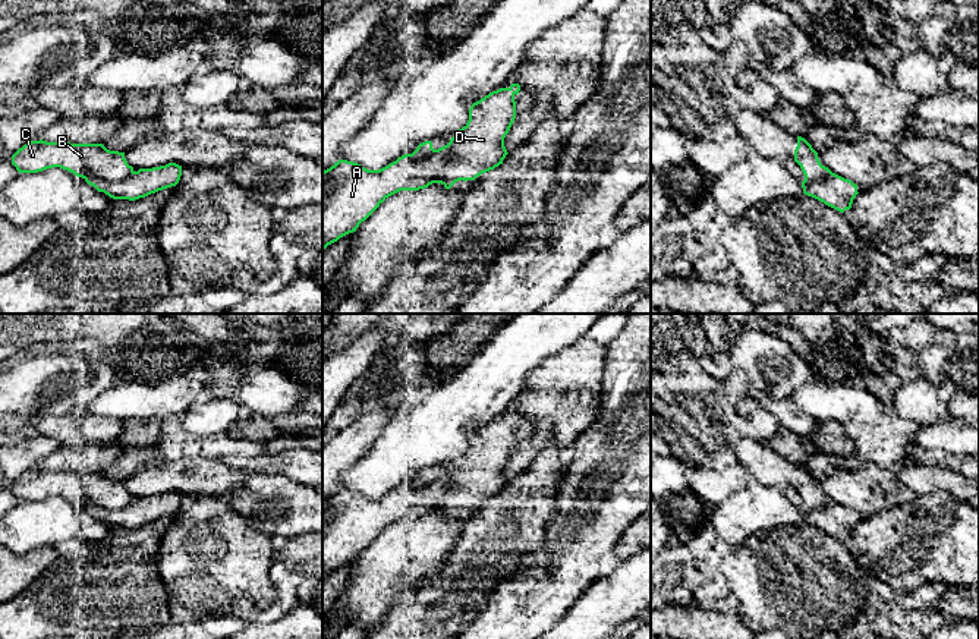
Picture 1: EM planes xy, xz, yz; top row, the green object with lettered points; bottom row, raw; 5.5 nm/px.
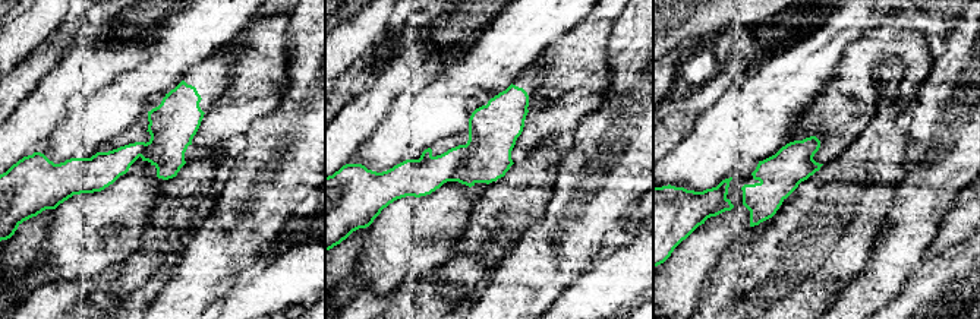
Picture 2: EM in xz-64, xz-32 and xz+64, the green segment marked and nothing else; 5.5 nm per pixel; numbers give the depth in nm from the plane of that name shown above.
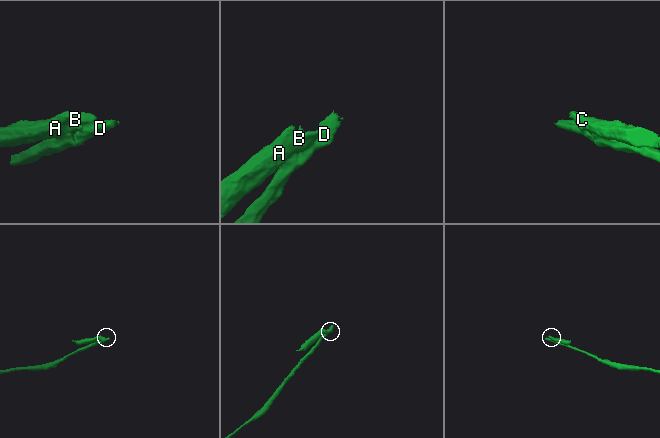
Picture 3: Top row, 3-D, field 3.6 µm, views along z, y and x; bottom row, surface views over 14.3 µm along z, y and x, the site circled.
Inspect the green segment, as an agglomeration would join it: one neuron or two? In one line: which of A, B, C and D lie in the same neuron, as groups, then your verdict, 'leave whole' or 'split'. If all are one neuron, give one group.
A B C / D | split

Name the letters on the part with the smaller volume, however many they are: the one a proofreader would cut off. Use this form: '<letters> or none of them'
A, B, C

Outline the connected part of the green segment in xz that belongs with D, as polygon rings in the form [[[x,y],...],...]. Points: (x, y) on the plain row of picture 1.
[[[511,412],[509,416],[500,416],[490,421],[469,437],[468,451],[459,457],[450,468],[448,492],[434,504],[432,511],[441,511],[450,517],[459,509],[475,509],[482,501],[494,498],[509,482],[504,475],[504,466],[516,447],[516,429],[520,413]]]

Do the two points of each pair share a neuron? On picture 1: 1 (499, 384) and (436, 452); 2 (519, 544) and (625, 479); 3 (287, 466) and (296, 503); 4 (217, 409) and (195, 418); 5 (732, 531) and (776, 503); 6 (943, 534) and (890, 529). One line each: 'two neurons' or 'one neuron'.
1: one neuron
2: two neurons
3: two neurons
4: one neuron
5: one neuron
6: one neuron

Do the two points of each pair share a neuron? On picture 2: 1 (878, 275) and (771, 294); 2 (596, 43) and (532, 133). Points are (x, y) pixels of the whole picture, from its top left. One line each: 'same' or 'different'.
1: different
2: same

